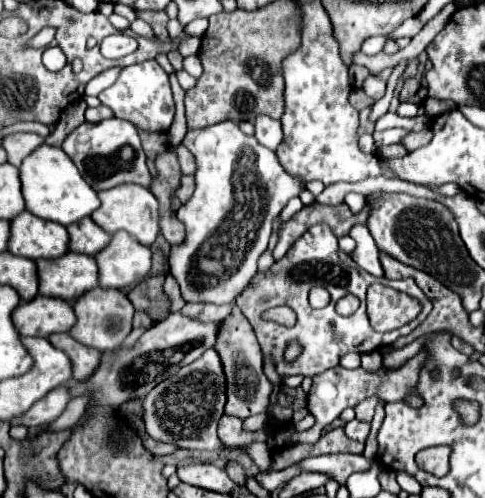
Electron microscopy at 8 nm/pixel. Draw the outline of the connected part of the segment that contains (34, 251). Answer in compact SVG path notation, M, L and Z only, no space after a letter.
M22 211L10 221L8 251L26 259L54 259L68 251L66 227Z

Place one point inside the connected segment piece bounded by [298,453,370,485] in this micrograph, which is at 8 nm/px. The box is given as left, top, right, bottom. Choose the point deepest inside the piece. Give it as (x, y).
(339, 467)

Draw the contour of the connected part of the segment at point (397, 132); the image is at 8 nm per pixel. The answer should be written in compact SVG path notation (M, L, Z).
M388 129L388 131L374 131L374 143L376 147L382 145L392 145L392 143L400 143L410 131L406 129Z

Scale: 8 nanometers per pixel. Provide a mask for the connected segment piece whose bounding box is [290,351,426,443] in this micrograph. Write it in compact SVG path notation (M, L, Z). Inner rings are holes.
M418 353L416 357L412 357L406 365L402 365L398 371L386 371L384 367L376 373L366 373L364 369L344 369L344 367L334 367L328 369L326 373L320 373L314 377L312 389L308 393L308 405L310 405L310 413L316 417L316 423L312 429L304 431L304 433L294 433L290 437L290 443L316 443L320 439L320 433L324 427L328 427L346 407L356 407L360 401L364 401L366 397L380 397L382 401L400 401L400 399L408 399L408 403L412 407L418 407L418 397L414 397L414 389L418 383L418 371L422 367L422 363L426 361L426 353Z

